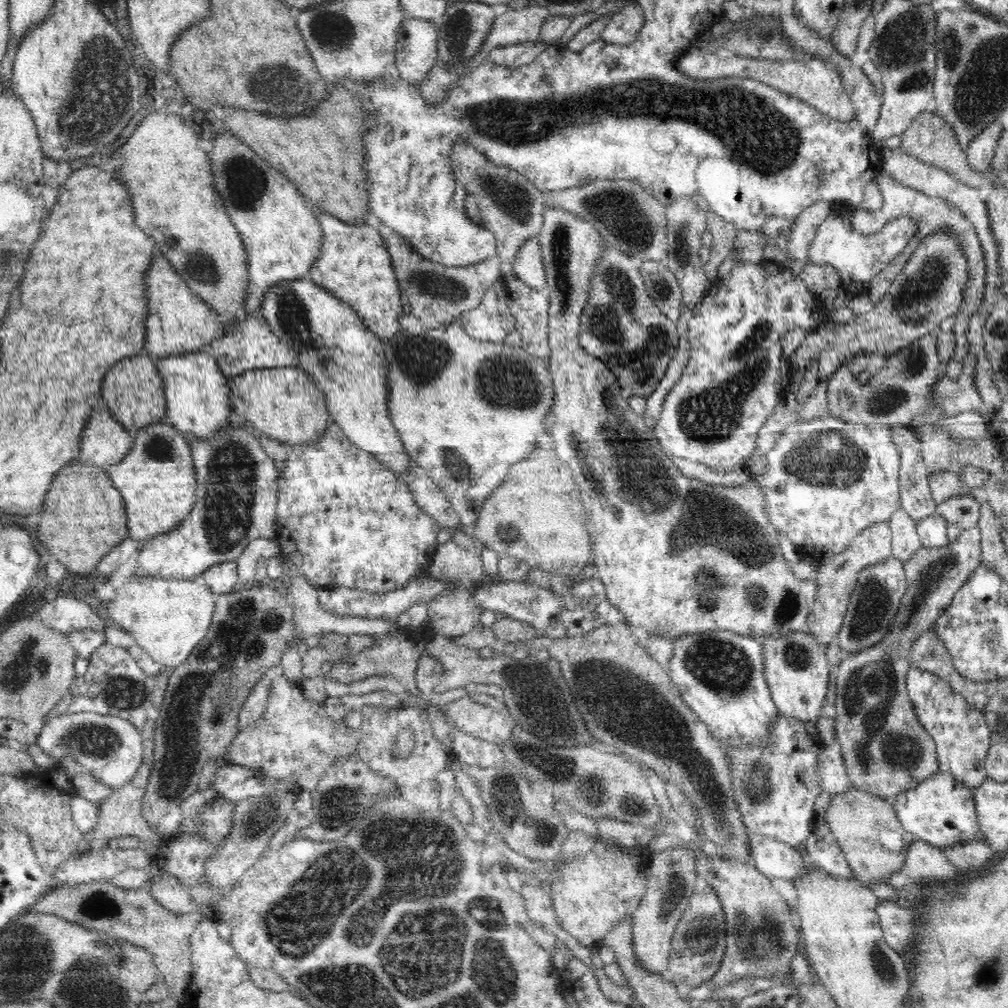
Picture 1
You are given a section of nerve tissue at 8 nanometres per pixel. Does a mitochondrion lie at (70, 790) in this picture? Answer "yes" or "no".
no

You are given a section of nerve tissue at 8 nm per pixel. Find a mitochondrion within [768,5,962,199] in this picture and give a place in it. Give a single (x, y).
(896, 50)

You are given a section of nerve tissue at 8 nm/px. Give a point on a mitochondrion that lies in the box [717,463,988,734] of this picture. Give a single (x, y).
(936, 575)

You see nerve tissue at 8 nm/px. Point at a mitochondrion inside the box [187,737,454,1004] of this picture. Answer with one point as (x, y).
(336, 807)

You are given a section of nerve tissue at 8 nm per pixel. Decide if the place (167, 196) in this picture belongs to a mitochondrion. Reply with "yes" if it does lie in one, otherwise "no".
no

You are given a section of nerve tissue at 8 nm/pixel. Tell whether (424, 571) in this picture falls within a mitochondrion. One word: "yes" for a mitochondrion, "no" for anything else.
no

